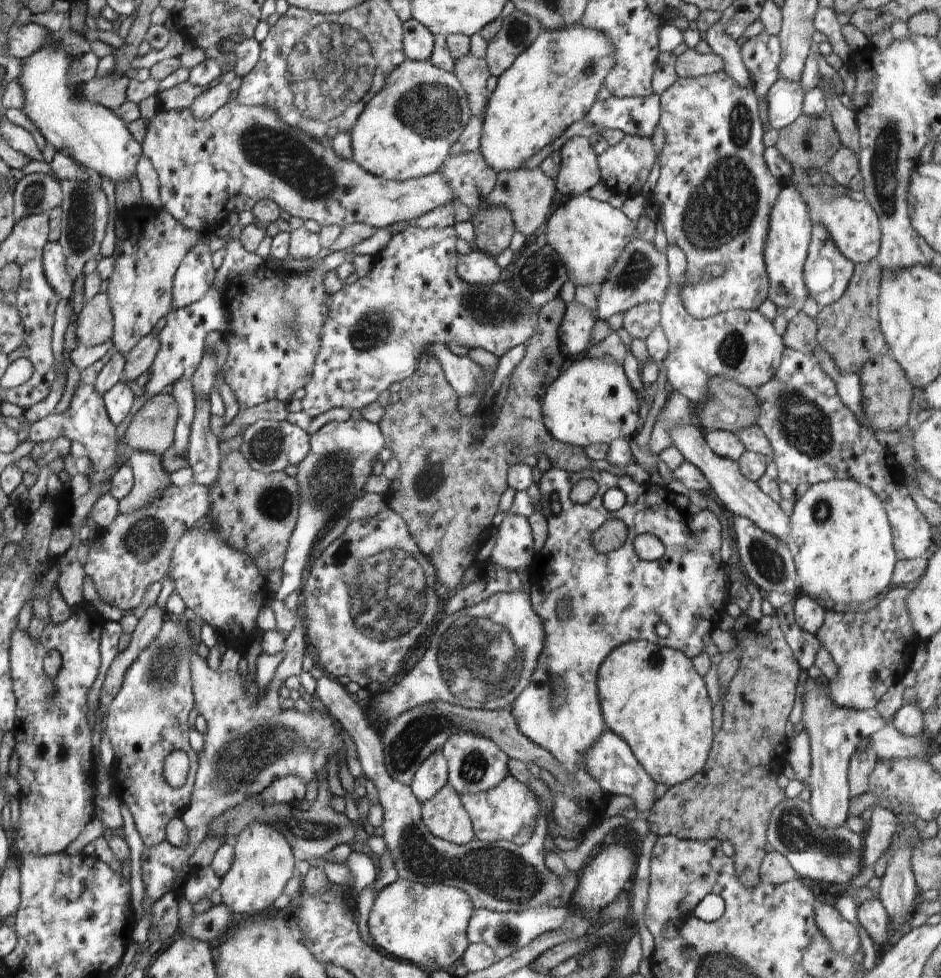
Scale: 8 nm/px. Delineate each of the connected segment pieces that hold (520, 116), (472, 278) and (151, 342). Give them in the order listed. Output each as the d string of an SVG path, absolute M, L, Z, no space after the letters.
M580 22L558 30L541 30L535 41L516 57L499 77L483 118L480 151L496 171L514 170L546 144L556 140L572 123L585 118L597 101L596 94L615 65L615 48L606 33L582 26Z
M473 246L468 254L458 254L457 257L458 276L469 283L494 284L502 274L502 269L495 263L494 258Z
M159 325L150 334L147 334L130 353L125 356L125 367L120 381L136 380L138 376L147 372L152 364L160 343L157 337Z

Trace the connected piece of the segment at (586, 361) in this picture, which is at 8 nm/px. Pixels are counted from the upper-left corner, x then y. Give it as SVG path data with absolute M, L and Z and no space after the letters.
M586 354L548 386L543 400L543 421L560 442L583 449L589 444L609 445L613 440L630 438L639 428L638 397L619 362L612 357L593 359Z

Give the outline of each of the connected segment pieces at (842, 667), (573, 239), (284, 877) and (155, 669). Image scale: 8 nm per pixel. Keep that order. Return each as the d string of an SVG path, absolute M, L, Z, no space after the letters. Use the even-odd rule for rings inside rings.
M896 586L868 612L849 610L839 613L827 607L825 619L815 634L838 667L837 679L830 683L830 698L838 705L850 708L875 709L884 693L894 685L896 670L908 670L920 638L912 628L906 608L910 589Z
M588 194L571 197L566 203L547 218L543 230L547 236L547 243L560 255L566 268L567 277L575 286L591 286L597 290L607 280L613 264L619 259L625 246L639 234L636 231L637 221L631 221L620 209L612 207L608 201L601 202L591 198Z
M260 821L245 826L232 841L234 860L230 870L221 878L219 886L222 904L232 913L248 916L260 914L274 904L288 880L294 879L297 874L291 846L276 827Z
M171 619L164 620L156 638L136 657L124 675L120 690L112 699L104 717L104 731L108 735L115 759L111 764L110 779L112 795L128 806L136 830L140 834L144 847L151 847L166 840L167 825L175 817L180 817L187 809L194 786L195 774L198 768L198 755L188 742L188 714L195 706L193 682L189 667L191 654L195 643L191 632L182 625L175 624ZM172 751L184 751L189 758L189 771L186 782L173 789L164 778L163 766L165 758Z

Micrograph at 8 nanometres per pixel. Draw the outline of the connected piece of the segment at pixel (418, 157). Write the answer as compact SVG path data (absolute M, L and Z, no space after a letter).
M404 59L387 77L384 86L359 114L350 132L353 161L366 172L385 180L405 181L440 170L452 143L458 140L471 117L467 92L454 73L436 68L429 60Z

